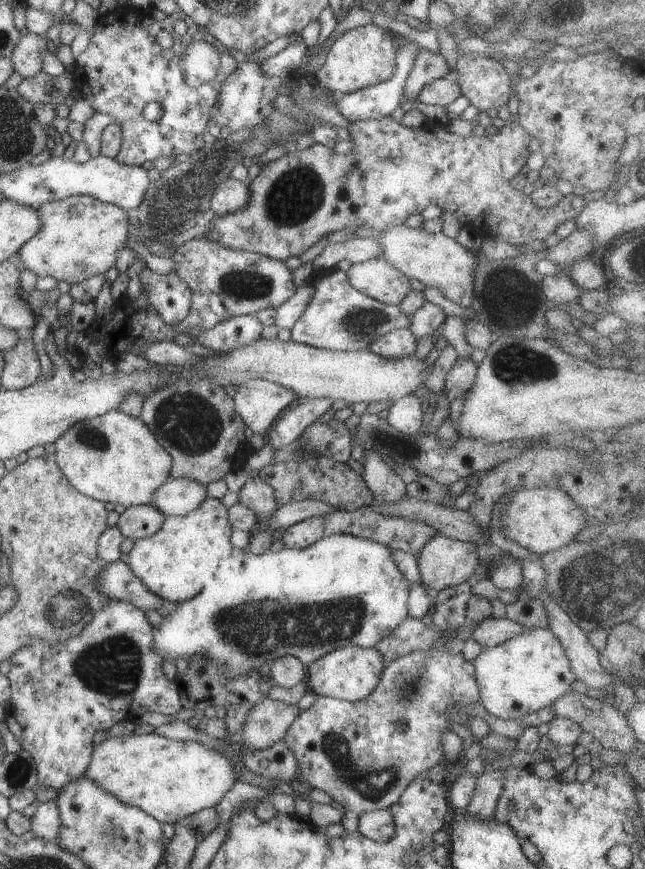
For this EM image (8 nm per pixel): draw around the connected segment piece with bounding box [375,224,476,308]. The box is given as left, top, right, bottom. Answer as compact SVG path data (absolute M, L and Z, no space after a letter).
M402 224L388 227L375 239L381 245L381 257L408 279L415 278L424 286L437 288L447 300L451 300L457 306L465 308L470 306L476 258L472 251L461 246L458 239L447 238L439 232L429 233L422 228L406 228Z

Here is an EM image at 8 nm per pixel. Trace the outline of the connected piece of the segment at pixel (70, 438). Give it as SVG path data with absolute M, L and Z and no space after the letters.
M108 410L101 416L91 417L72 424L61 436L54 440L56 460L62 475L69 484L82 495L111 504L149 505L153 500L154 490L169 479L172 458L155 440L153 434L138 417L127 416L119 410Z

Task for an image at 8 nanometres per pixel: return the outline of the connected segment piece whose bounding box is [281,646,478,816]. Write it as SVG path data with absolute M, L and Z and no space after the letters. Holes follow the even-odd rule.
M433 647L411 651L384 665L377 686L363 700L350 703L318 695L307 709L302 709L289 725L281 740L292 752L299 774L310 789L317 788L330 797L343 811L361 813L375 809L388 810L398 801L401 793L420 772L437 764L442 758L439 741L441 732L450 730L453 722L447 714L455 712L453 702L478 702L478 686L474 677L474 664L465 660L461 652ZM397 722L404 722L405 730L397 730Z

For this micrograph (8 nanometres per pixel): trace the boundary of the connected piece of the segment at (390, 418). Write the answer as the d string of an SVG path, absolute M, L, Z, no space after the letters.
M409 394L397 399L387 411L386 421L401 434L412 435L418 432L421 426L421 416L424 414L424 405L421 401Z

